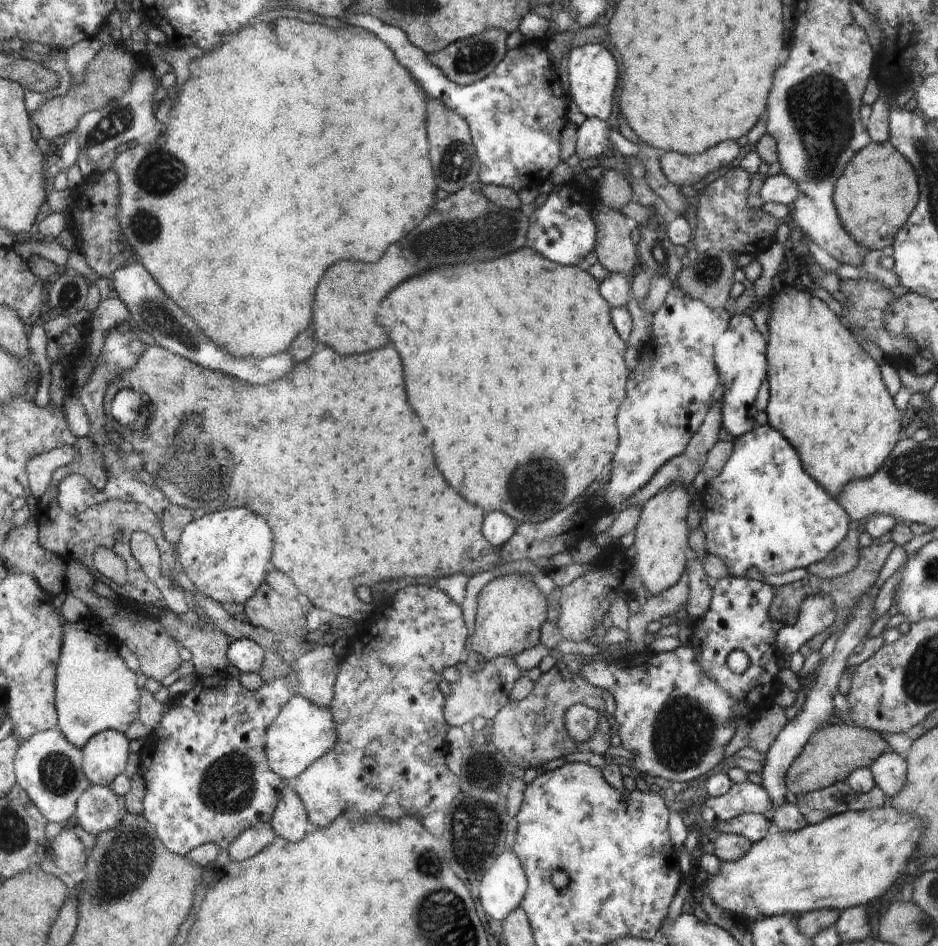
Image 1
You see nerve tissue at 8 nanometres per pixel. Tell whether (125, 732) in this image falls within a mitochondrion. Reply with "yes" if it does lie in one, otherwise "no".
no

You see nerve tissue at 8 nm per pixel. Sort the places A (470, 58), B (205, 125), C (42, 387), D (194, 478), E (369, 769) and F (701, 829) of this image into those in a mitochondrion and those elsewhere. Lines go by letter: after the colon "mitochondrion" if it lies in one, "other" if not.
A: mitochondrion
B: other
C: other
D: mitochondrion
E: other
F: other

